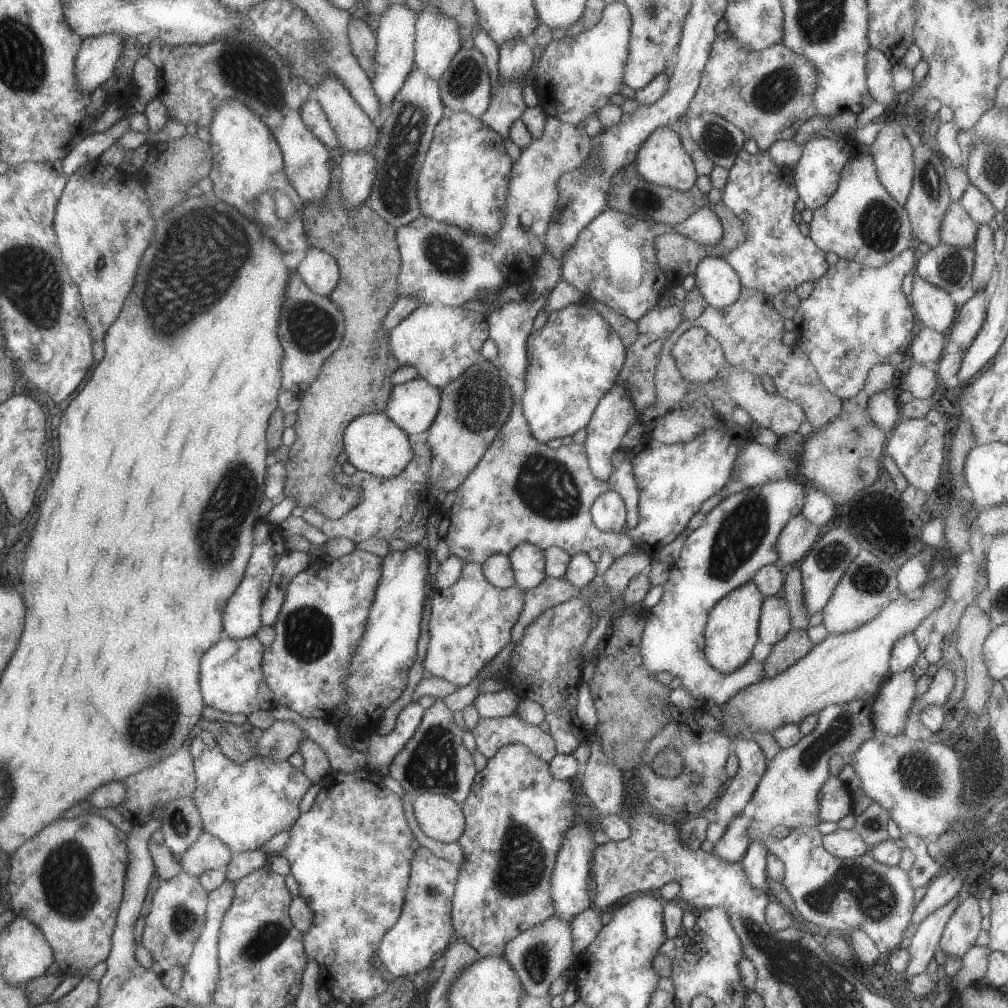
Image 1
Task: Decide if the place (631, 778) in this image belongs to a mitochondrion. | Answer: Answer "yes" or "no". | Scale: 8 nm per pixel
no

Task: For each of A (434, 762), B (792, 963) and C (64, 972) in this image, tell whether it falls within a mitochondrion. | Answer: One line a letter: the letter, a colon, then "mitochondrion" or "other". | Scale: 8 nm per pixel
A: mitochondrion
B: mitochondrion
C: other

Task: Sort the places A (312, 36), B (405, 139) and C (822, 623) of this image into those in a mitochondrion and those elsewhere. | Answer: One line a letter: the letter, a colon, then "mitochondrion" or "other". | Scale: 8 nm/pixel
A: other
B: mitochondrion
C: other

